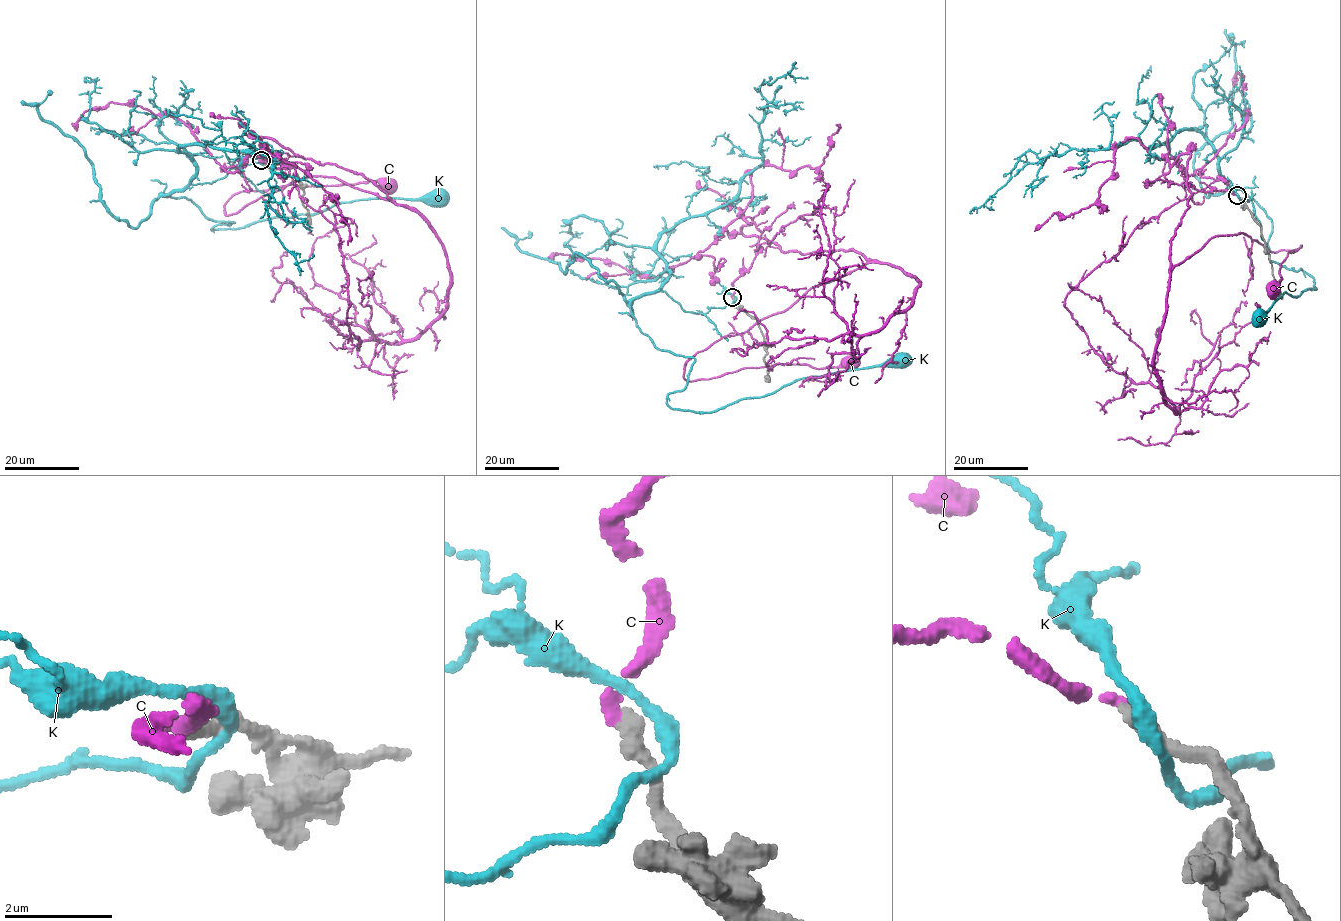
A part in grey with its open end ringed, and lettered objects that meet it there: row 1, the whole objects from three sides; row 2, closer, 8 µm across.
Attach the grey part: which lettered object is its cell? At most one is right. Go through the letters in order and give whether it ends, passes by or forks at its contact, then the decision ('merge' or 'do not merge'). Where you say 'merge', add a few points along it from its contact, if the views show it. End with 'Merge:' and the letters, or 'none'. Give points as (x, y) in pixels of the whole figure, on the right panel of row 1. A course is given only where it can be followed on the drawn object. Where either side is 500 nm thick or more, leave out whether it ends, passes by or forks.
C: it ends; merge; course (1237, 195), (1185, 183), (1189, 208), (1170, 260), (1238, 232), (1266, 249), (1301, 246), (1281, 262), (1274, 289)
K: it passes by; do not merge
Merge: C

